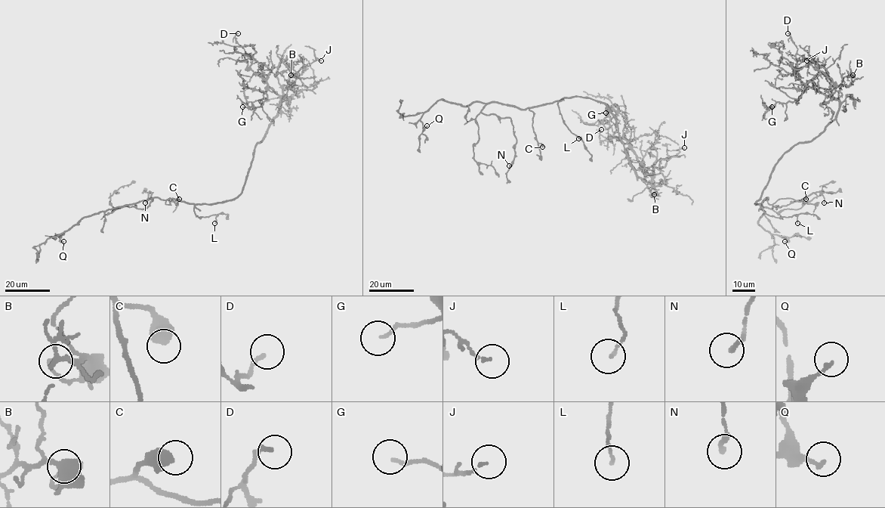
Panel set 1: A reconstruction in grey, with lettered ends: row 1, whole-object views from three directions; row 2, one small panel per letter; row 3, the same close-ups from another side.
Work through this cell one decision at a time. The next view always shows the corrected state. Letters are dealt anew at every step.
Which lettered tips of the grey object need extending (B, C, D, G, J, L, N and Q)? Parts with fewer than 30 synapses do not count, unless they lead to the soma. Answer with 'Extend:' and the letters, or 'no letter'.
Extend: no letter

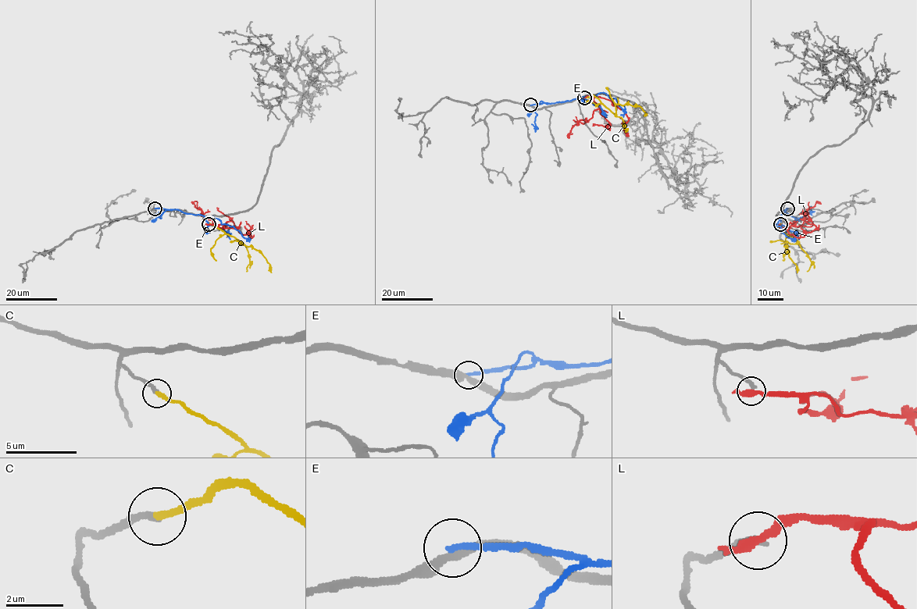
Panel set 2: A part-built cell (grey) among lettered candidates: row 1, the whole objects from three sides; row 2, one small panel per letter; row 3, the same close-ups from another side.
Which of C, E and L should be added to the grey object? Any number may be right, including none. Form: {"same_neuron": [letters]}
{"same_neuron": ["C"]}

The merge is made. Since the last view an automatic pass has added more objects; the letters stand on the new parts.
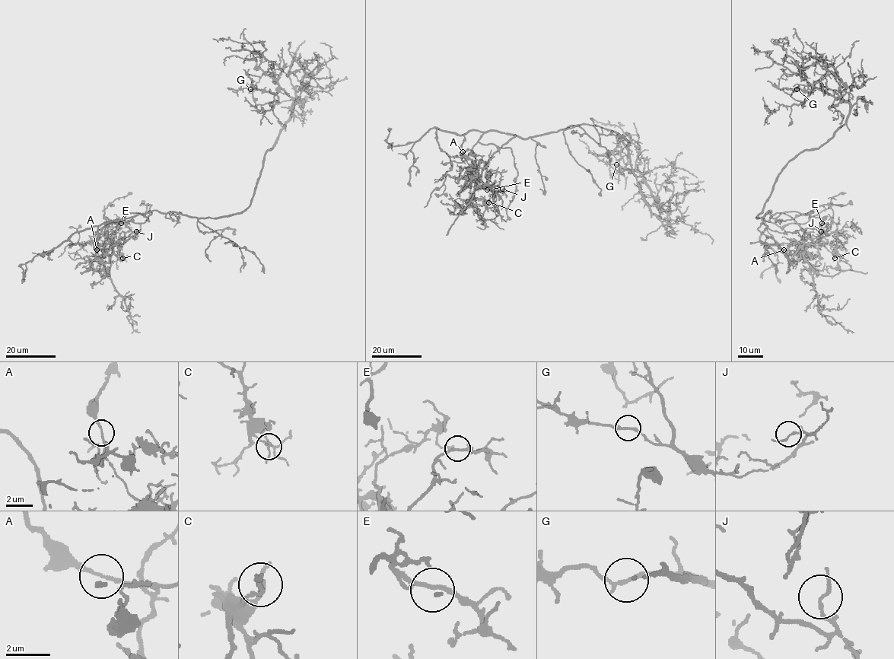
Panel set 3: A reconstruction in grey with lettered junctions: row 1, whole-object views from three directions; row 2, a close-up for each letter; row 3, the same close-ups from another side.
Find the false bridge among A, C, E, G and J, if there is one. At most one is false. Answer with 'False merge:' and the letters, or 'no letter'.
False merge: A

